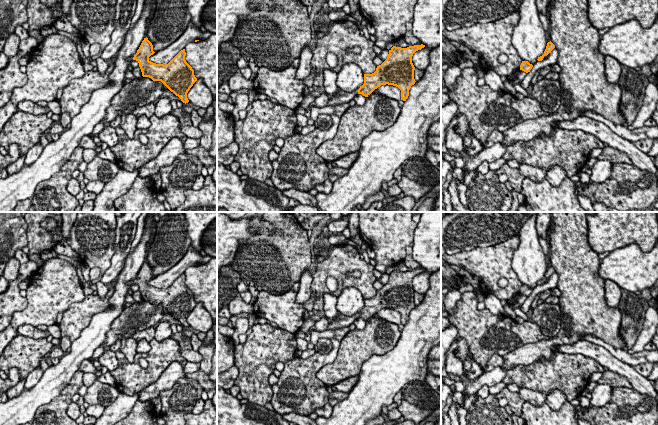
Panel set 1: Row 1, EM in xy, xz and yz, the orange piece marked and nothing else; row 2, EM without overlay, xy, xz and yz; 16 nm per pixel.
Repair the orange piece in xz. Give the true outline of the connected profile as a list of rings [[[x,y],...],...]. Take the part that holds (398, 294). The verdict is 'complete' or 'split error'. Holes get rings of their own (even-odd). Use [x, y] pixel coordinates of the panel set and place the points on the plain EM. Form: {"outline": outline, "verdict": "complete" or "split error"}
{"outline": [[[414,269],[407,272],[393,270],[389,274],[387,283],[372,298],[364,298],[364,308],[354,316],[339,314],[328,325],[327,330],[340,329],[350,326],[357,318],[368,321],[381,309],[393,309],[401,314],[401,324],[406,325],[409,314],[415,308],[412,287],[413,278],[424,272],[425,269]]], "verdict": "split error"}

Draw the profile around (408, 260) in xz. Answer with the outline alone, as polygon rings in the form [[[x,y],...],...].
[[[407,246],[405,248],[405,250],[406,250],[406,256],[405,256],[403,262],[406,265],[406,267],[408,267],[410,270],[414,270],[414,269],[417,269],[418,267],[420,267],[420,264],[418,262],[416,262],[412,257],[412,247]]]

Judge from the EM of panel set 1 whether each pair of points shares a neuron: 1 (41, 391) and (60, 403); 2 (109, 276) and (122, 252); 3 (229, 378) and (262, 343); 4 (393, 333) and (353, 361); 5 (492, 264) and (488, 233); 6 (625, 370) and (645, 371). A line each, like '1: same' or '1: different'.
1: different
2: same
3: different
4: same
5: different
6: different

